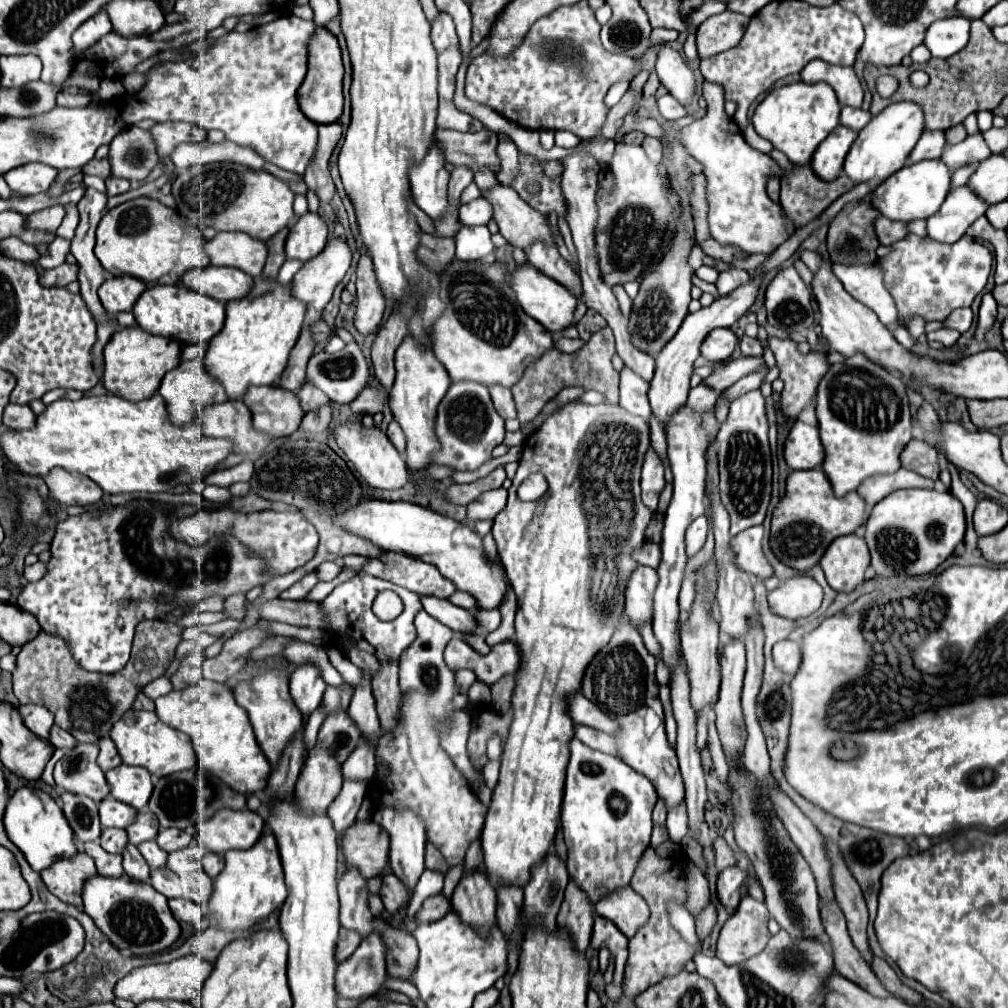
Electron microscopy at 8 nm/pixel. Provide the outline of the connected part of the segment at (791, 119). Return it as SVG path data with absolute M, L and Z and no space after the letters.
M803 81L773 89L755 109L753 127L755 131L773 143L775 149L783 151L793 165L809 165L819 143L839 125L841 105L835 91L827 83L807 85Z

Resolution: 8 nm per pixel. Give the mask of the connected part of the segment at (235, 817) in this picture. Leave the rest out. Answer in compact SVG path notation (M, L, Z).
M219 809L211 819L197 823L195 839L213 853L225 853L229 849L249 849L259 839L263 825L265 821L261 819L261 815L249 809Z

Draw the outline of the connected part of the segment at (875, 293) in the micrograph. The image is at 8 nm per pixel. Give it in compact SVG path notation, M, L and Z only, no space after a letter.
M877 263L871 265L833 265L833 275L843 287L869 309L873 309L881 323L891 325L897 321L897 307L893 297L883 285L883 273Z

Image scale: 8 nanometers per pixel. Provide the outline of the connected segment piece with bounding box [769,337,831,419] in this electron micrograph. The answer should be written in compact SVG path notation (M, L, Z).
M769 337L769 343L771 343L771 351L777 357L777 367L779 367L779 373L781 373L779 377L785 383L785 387L781 391L781 413L785 417L795 419L809 405L809 401L815 397L817 385L825 377L825 373L829 371L831 365L827 363L825 353L813 353L813 351L809 351L807 355L799 353L795 341L781 341L781 339L771 339Z

